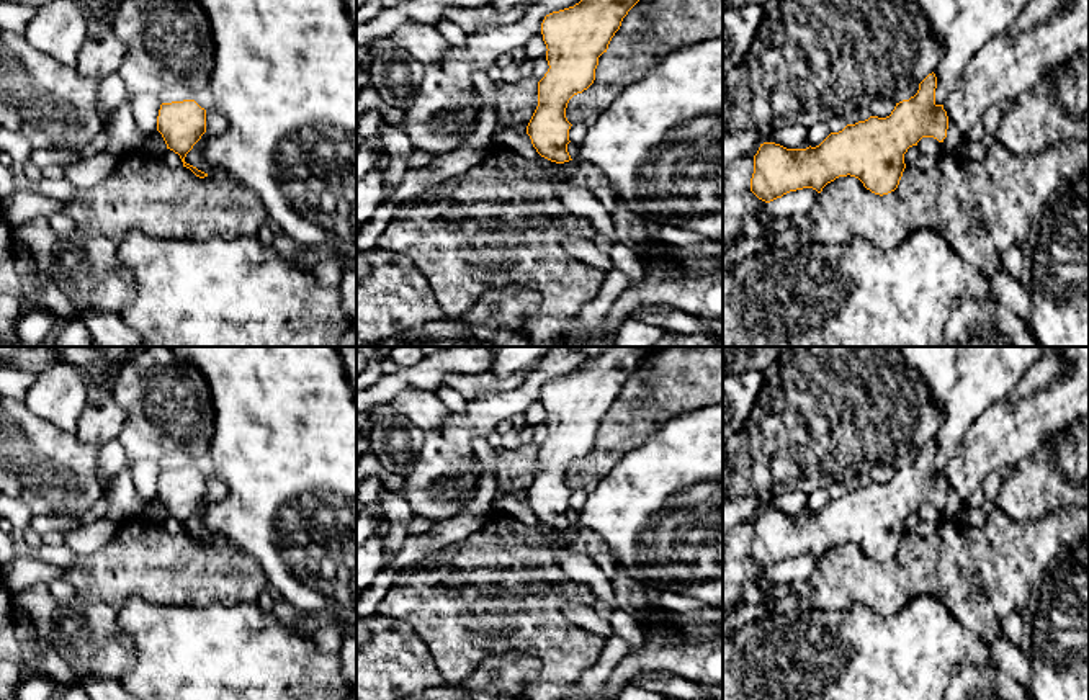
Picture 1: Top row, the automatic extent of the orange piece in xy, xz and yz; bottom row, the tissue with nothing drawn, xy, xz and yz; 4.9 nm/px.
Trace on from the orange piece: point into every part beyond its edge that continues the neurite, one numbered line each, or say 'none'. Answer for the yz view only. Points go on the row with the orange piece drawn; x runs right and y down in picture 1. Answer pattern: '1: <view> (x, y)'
1: yz (1011, 64)

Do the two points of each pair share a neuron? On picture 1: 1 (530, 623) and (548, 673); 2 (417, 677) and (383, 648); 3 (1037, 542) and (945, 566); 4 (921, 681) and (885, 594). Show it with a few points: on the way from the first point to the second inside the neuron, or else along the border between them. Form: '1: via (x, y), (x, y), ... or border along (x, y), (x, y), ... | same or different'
1: via (535, 635), (548, 648), (548, 661) | same
2: via (409, 671), (391, 656) | same
3: via (1014, 545), (999, 560), (968, 560) | same
4: border along (927, 592), (916, 594), (888, 615), (857, 605) | different

